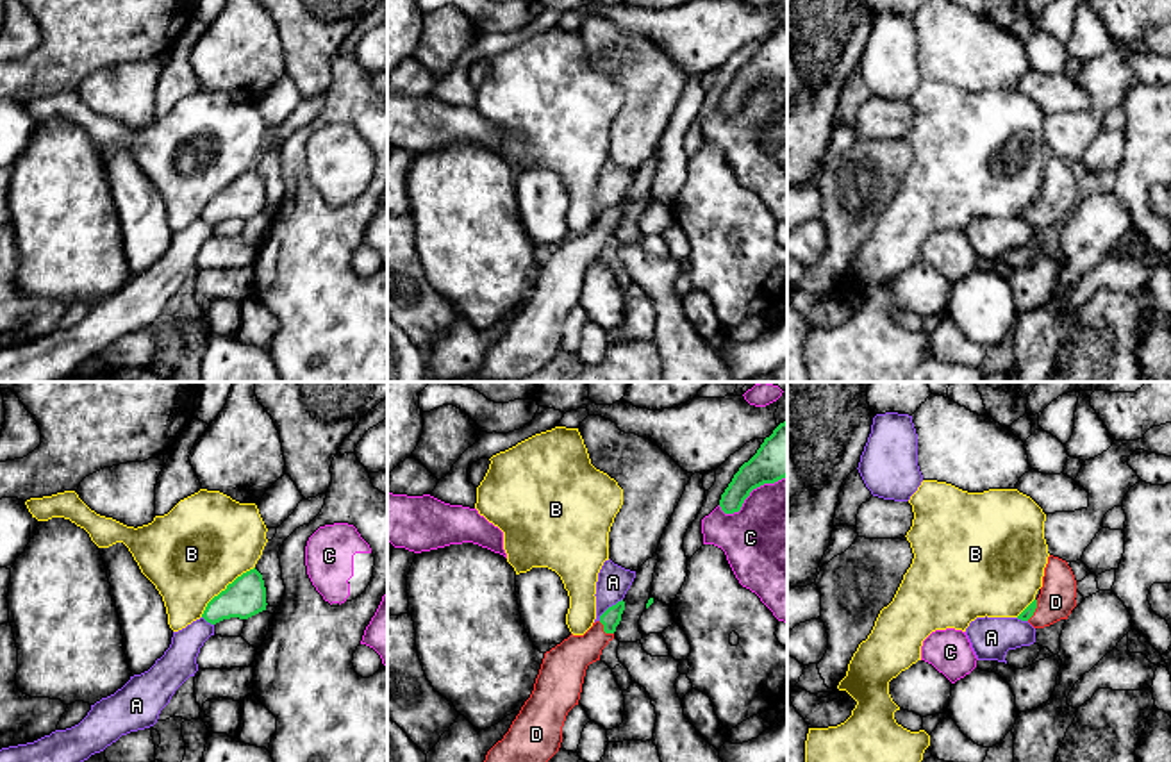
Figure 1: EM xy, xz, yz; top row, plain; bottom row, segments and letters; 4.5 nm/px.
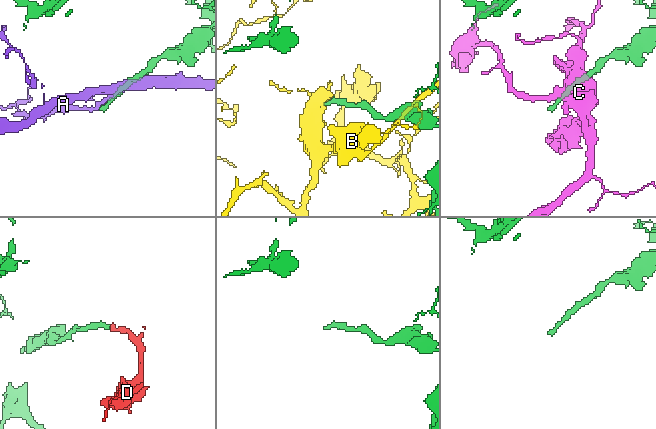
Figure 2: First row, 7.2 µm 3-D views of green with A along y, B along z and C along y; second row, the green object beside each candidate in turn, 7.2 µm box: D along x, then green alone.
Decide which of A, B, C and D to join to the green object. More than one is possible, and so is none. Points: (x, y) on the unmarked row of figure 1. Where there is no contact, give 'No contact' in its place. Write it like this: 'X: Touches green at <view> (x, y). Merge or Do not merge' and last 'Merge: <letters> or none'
A: Touches green at xz (609, 207). Do not merge
B: Touches green at xy (225, 190). Do not merge
C: Touches green at xz (748, 95). Do not merge
D: Touches green at yz (1034, 211). Merge
Merge: D

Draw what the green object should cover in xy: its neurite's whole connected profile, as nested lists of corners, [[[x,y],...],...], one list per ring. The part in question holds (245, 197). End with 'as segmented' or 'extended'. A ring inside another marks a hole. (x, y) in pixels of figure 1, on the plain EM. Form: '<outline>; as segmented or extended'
[[[253,168],[237,177],[225,191],[214,196],[207,203],[202,218],[211,225],[230,218],[248,219],[266,211],[266,205],[262,175]]]; as segmented

